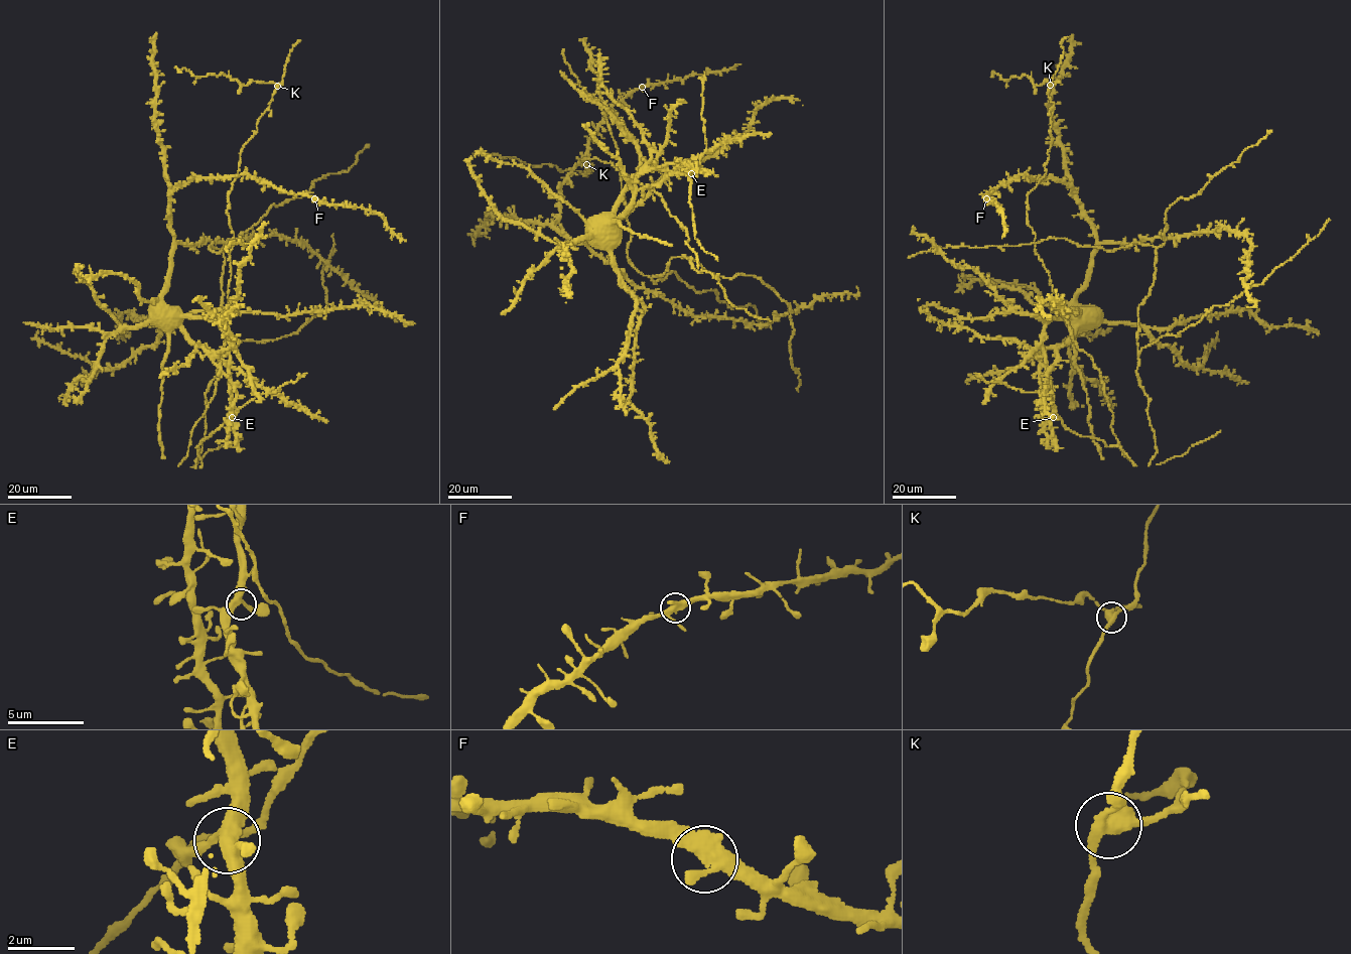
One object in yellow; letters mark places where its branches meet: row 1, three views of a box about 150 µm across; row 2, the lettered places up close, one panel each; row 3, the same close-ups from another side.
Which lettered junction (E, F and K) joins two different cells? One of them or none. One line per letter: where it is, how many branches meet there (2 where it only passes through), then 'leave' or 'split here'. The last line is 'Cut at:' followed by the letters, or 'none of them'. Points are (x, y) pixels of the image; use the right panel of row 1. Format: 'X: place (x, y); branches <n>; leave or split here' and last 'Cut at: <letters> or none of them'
E: place (1053, 417); branches 3; leave
F: place (986, 198); branches 3; leave
K: place (1050, 85); branches 3; split here
Cut at: K

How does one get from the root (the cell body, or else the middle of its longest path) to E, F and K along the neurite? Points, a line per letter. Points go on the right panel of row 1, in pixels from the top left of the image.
E: (1083, 310), (1079, 311), (1081, 321), (1068, 341), (1058, 345), (1057, 359), (1047, 372), (1053, 417)
F: (1083, 310), (1076, 295), (1085, 283), (1096, 232), (1072, 188), (1059, 180), (1019, 174), (994, 187), (987, 198)
K: (1083, 310), (1078, 315), (1061, 311), (1027, 220), (1027, 195), (1046, 174), (1049, 158), (1050, 85)

